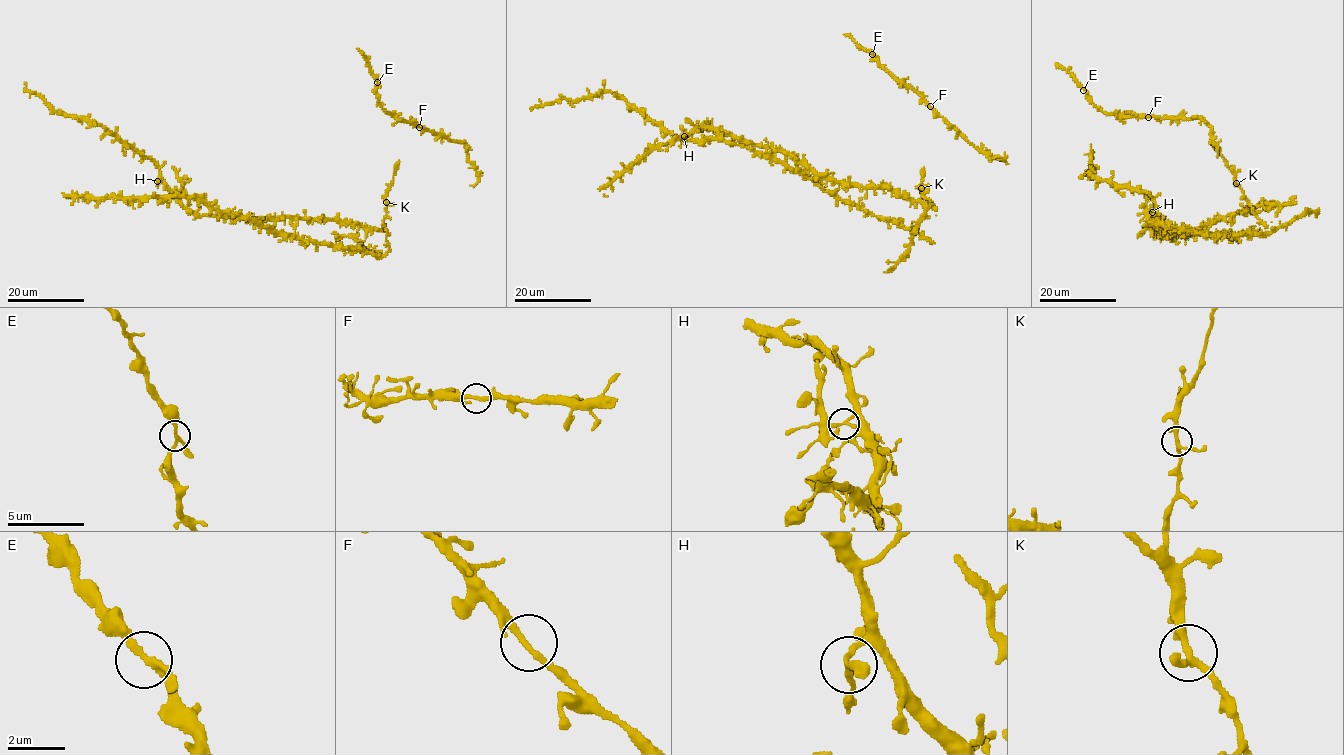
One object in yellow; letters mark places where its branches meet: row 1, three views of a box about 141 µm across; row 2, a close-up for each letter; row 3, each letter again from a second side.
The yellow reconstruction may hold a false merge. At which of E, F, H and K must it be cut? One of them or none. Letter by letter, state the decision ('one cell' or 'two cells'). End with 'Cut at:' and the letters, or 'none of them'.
E: one cell
F: one cell
H: two cells
K: one cell
Cut at: H

